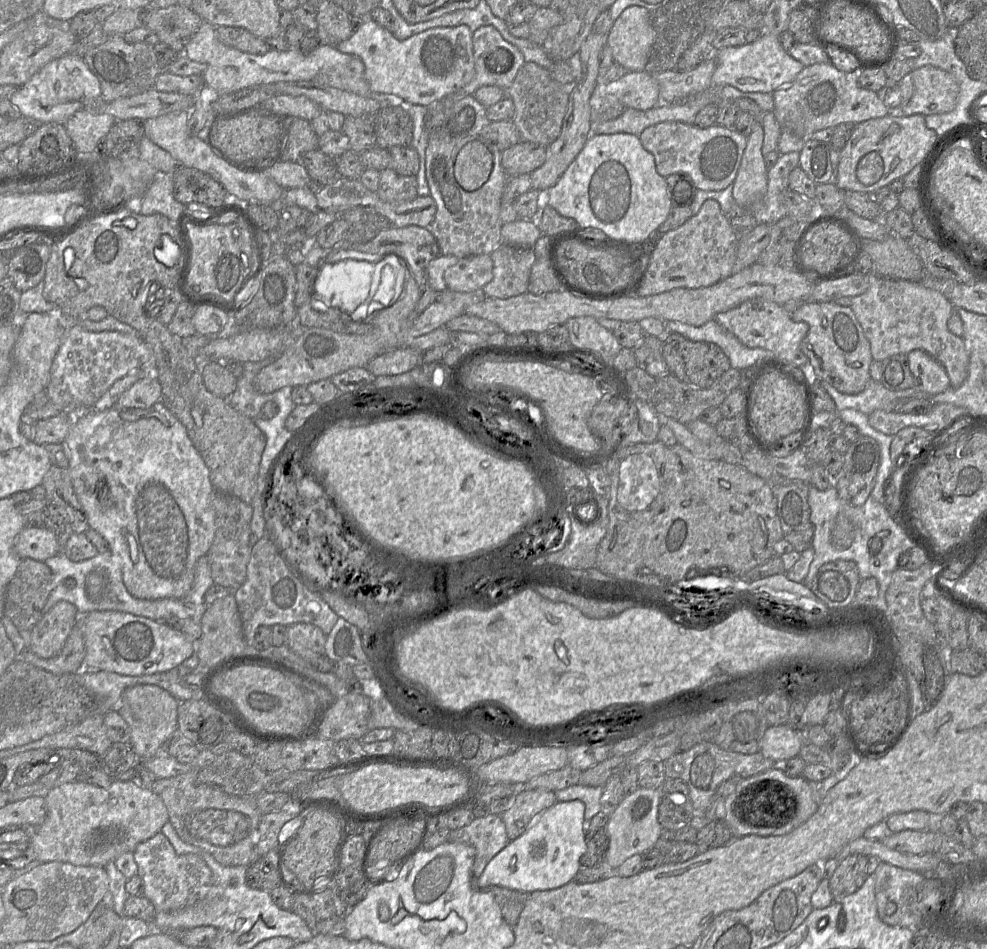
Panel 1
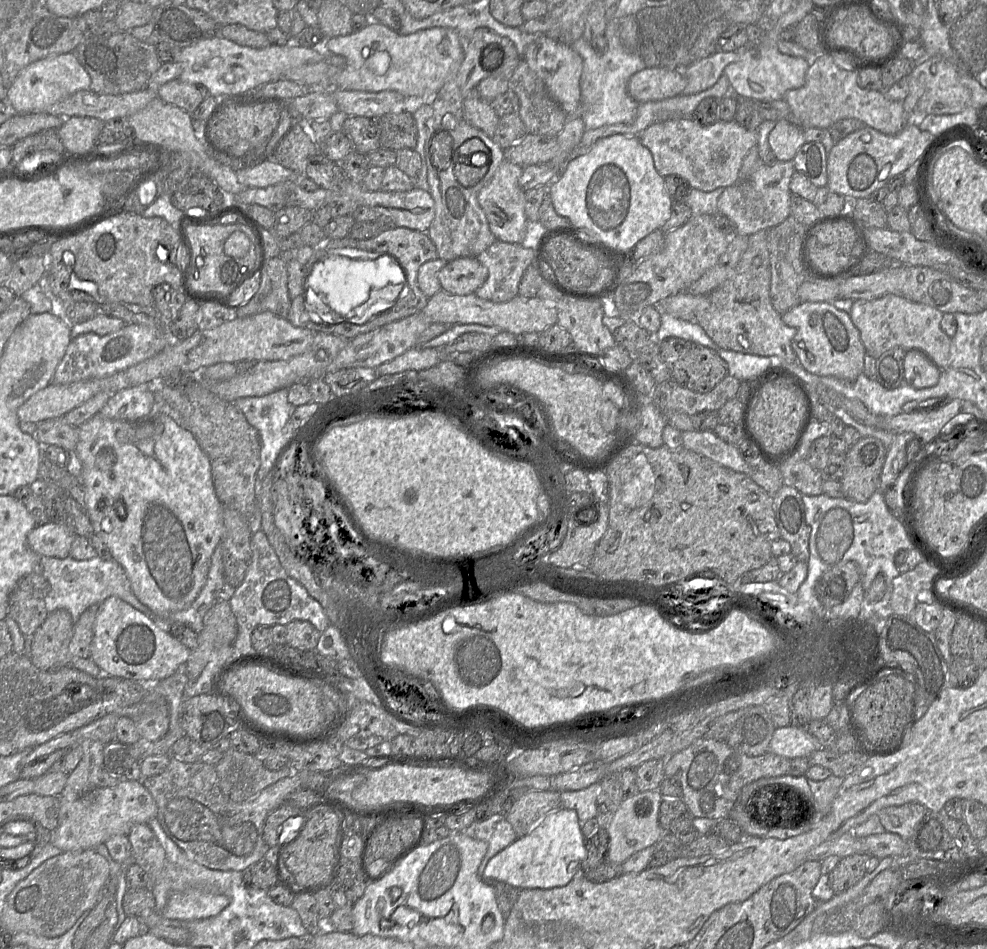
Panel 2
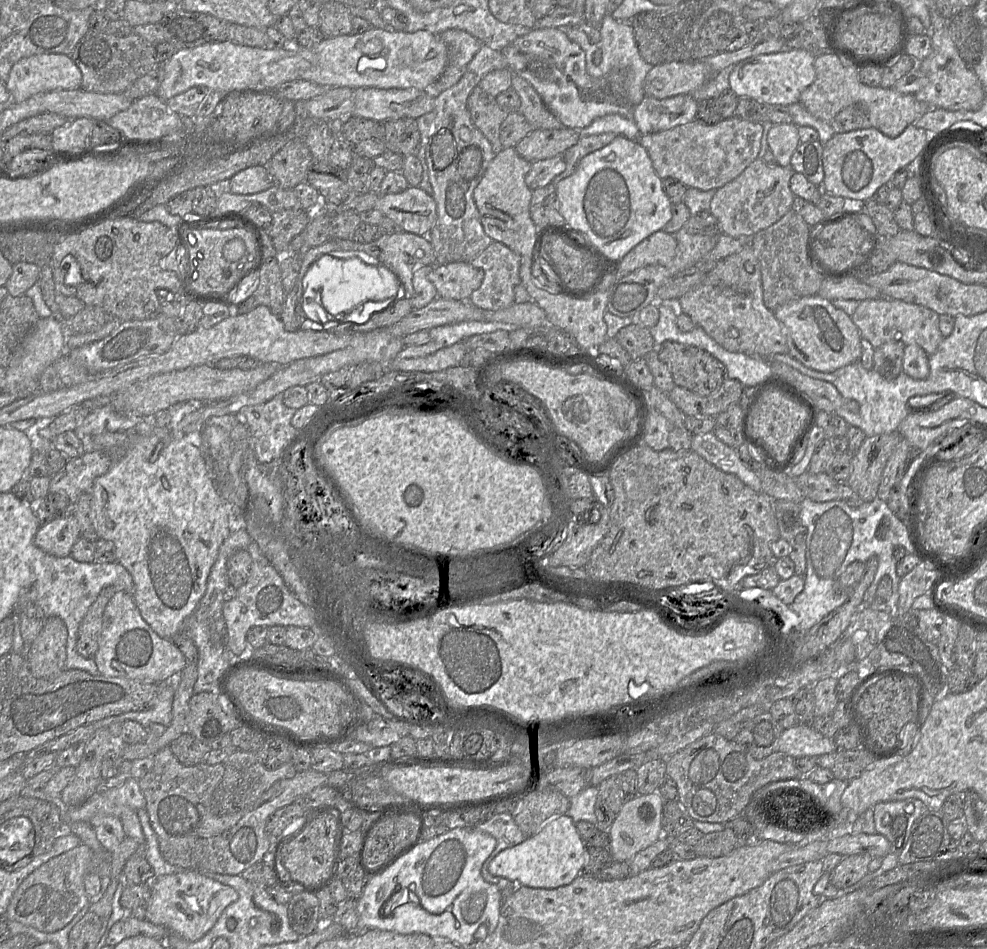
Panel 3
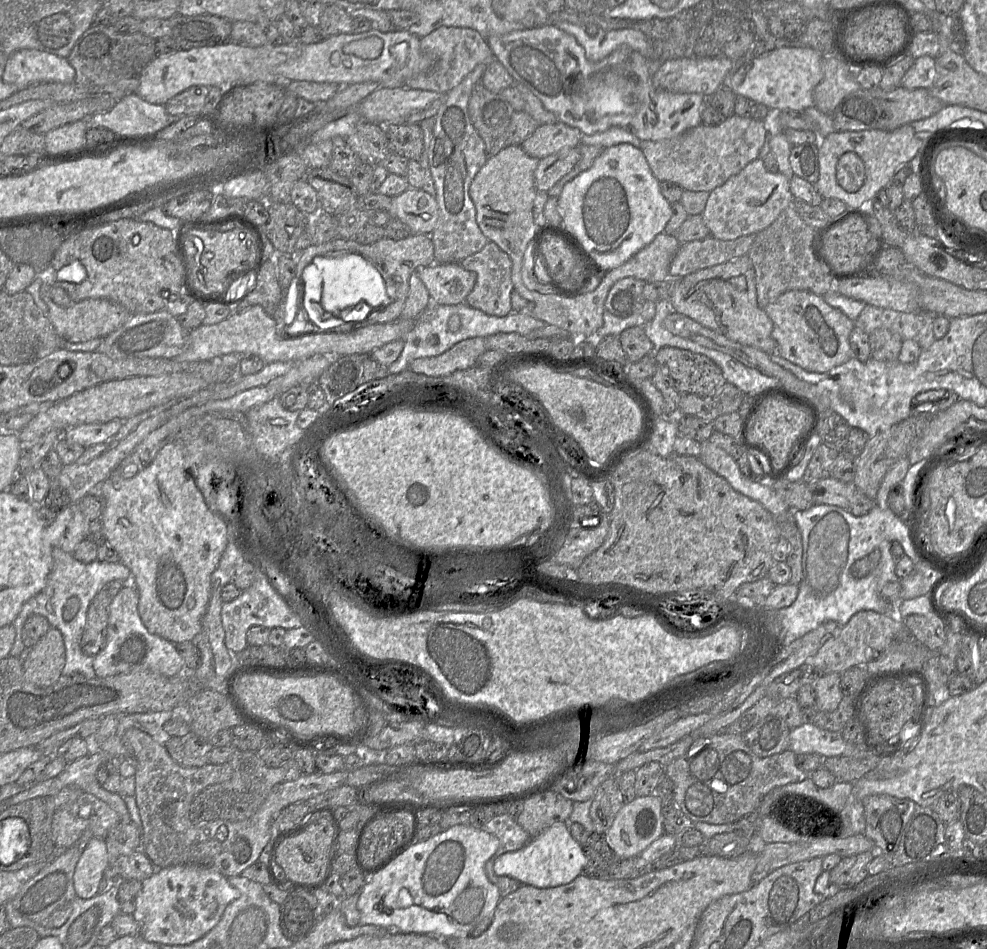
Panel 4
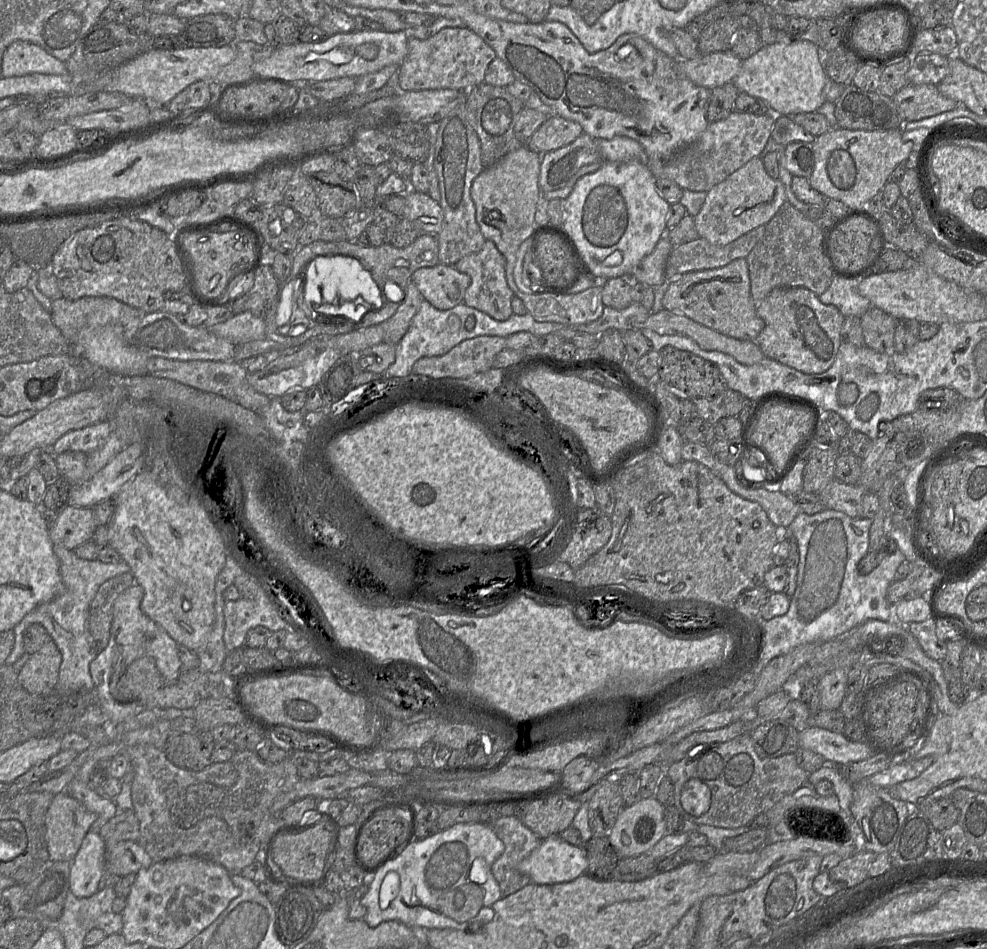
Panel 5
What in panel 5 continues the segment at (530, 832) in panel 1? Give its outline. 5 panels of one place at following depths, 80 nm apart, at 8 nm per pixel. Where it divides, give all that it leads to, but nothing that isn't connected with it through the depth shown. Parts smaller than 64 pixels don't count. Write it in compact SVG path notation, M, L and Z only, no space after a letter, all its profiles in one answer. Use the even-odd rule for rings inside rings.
M551 835L541 840L539 845L517 864L517 870L527 875L535 884L569 882L585 874L586 868L587 859L583 849L569 844L559 835Z

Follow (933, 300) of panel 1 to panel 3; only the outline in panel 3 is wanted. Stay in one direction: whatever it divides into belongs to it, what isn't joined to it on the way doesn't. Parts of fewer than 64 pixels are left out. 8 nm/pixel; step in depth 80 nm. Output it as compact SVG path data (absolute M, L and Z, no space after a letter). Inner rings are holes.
M878 297L860 301L851 319L861 337L869 341L874 348L887 342L902 341L905 345L917 344L927 355L932 355L944 339L938 327L939 314L924 306L897 299Z

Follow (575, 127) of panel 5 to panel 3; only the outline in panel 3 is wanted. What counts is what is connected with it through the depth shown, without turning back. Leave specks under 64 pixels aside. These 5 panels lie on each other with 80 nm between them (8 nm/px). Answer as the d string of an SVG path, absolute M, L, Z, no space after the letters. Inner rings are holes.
M568 127L558 129L533 129L514 147L529 162L563 155L580 139L580 131Z

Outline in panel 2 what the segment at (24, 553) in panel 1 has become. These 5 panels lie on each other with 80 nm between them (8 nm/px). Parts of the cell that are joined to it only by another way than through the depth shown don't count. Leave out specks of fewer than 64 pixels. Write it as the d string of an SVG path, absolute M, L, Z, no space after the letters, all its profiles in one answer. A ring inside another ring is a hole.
M48 523L35 526L28 534L30 548L41 557L66 558L70 556L75 533L64 524Z

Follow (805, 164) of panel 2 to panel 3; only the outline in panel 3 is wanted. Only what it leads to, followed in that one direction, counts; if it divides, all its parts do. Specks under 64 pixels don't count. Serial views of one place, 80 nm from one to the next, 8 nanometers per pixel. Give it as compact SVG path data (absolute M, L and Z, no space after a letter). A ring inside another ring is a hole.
M819 139L800 143L793 152L790 167L816 186L821 186L824 178L822 164L823 145Z

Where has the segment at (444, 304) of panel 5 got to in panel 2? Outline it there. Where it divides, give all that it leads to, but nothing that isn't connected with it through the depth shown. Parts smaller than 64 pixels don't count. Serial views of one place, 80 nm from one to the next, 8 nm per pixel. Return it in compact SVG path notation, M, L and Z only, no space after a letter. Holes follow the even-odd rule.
M477 257L449 261L438 273L442 290L455 295L475 294L487 277L488 270Z

